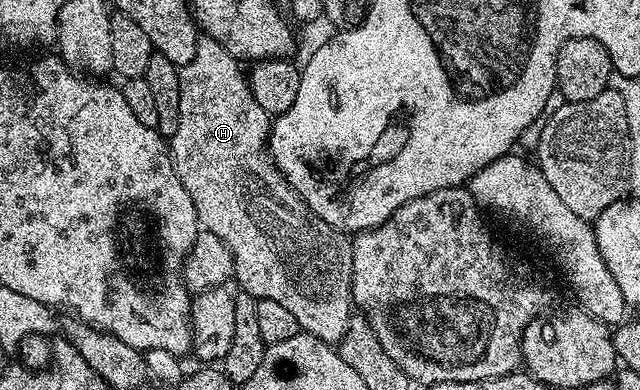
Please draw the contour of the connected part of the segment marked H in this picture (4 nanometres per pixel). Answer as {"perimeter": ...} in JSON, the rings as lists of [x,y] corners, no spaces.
{"perimeter":[[[200,41],[196,45],[196,55],[194,58],[187,63],[185,67],[180,68],[180,100],[178,101],[178,109],[180,110],[180,120],[176,126],[176,131],[170,137],[170,150],[172,152],[172,163],[176,167],[178,177],[182,181],[182,185],[186,185],[186,193],[190,193],[190,197],[194,201],[194,209],[196,210],[196,216],[200,218],[200,225],[203,230],[214,233],[214,237],[222,237],[222,241],[232,250],[232,261],[234,264],[234,279],[238,284],[239,290],[249,291],[254,298],[258,299],[269,299],[270,301],[278,301],[286,310],[291,313],[294,317],[298,317],[298,325],[300,326],[301,332],[318,337],[322,341],[336,345],[339,344],[341,337],[346,333],[349,323],[354,318],[354,304],[352,302],[352,239],[349,238],[345,232],[339,231],[338,228],[330,226],[326,221],[322,221],[322,217],[318,217],[318,213],[314,213],[314,209],[310,209],[310,205],[306,205],[306,201],[293,187],[291,187],[286,181],[286,177],[282,172],[276,168],[275,161],[272,160],[272,152],[268,149],[268,136],[270,134],[270,117],[262,109],[262,105],[258,105],[258,101],[254,101],[254,93],[248,87],[248,81],[246,78],[245,68],[240,68],[241,60],[237,58],[231,51],[227,51],[221,43],[213,43],[211,41]]]}

